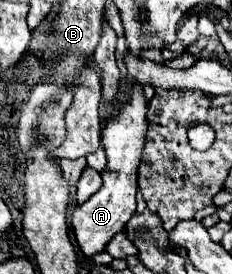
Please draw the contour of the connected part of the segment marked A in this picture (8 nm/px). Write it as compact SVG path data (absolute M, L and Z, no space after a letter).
M140 82L122 84L120 90L126 90L120 100L116 100L116 112L112 112L112 120L102 128L102 144L108 156L108 168L102 172L102 188L90 196L84 204L76 206L72 212L72 230L76 242L84 256L92 256L102 252L108 240L124 230L124 224L136 212L136 192L138 192L138 166L142 162L142 150L146 144L148 130L148 102L144 98L144 86Z

